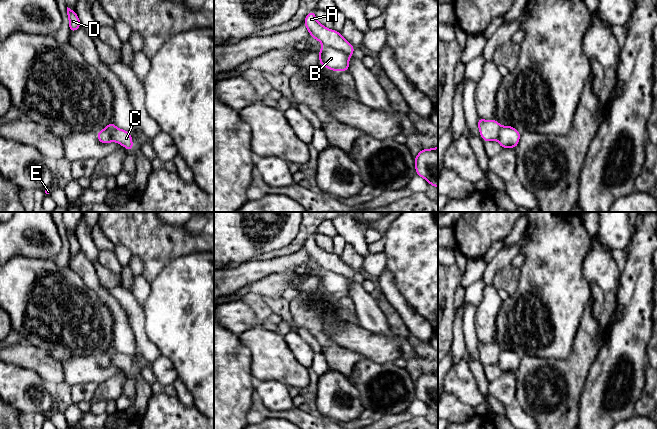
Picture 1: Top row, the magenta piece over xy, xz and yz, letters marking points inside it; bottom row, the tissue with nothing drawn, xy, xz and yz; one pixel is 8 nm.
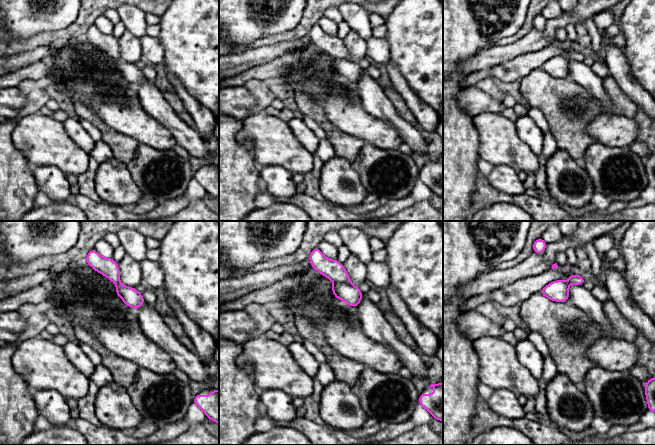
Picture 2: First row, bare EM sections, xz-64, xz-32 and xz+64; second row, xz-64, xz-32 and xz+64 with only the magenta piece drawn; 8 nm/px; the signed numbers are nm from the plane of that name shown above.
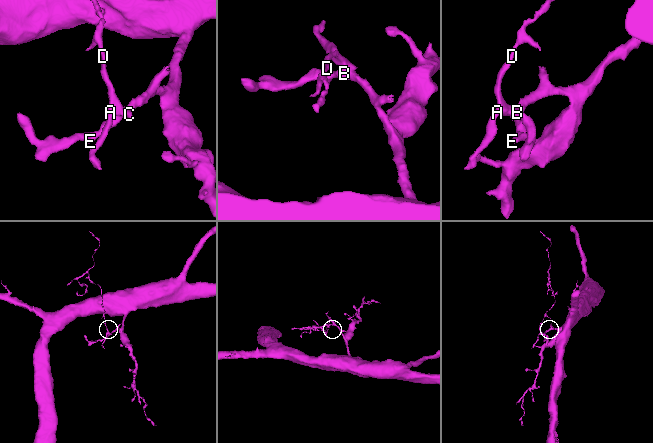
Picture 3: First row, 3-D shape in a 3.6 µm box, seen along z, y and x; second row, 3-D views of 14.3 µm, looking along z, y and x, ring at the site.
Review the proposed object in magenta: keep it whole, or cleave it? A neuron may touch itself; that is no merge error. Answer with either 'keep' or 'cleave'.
cleave

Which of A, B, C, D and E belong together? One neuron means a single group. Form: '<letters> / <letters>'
A C D / B E

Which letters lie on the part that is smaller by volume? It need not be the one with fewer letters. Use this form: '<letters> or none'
A, C, D

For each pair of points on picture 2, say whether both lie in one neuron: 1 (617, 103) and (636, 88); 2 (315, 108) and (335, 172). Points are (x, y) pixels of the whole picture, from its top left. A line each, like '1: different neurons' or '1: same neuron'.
1: different neurons
2: different neurons

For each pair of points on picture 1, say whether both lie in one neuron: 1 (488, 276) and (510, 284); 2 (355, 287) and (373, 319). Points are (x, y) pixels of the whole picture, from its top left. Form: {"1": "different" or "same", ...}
{"1": "different", "2": "same"}

